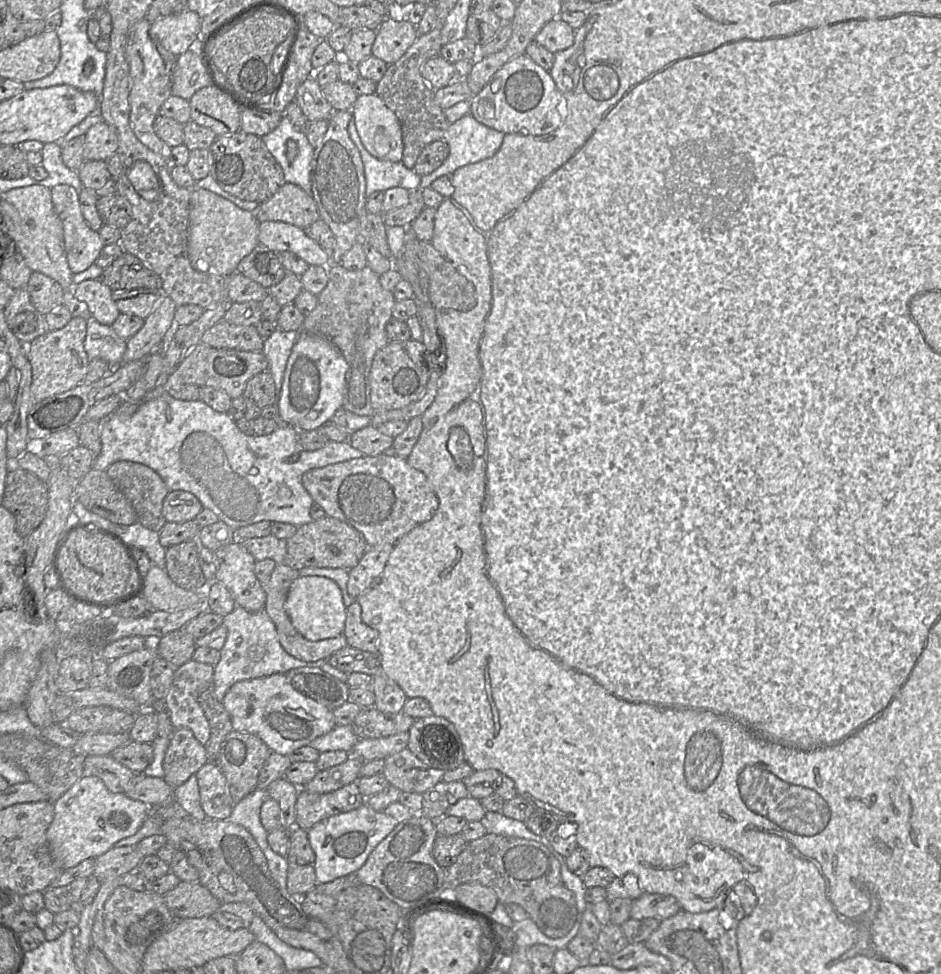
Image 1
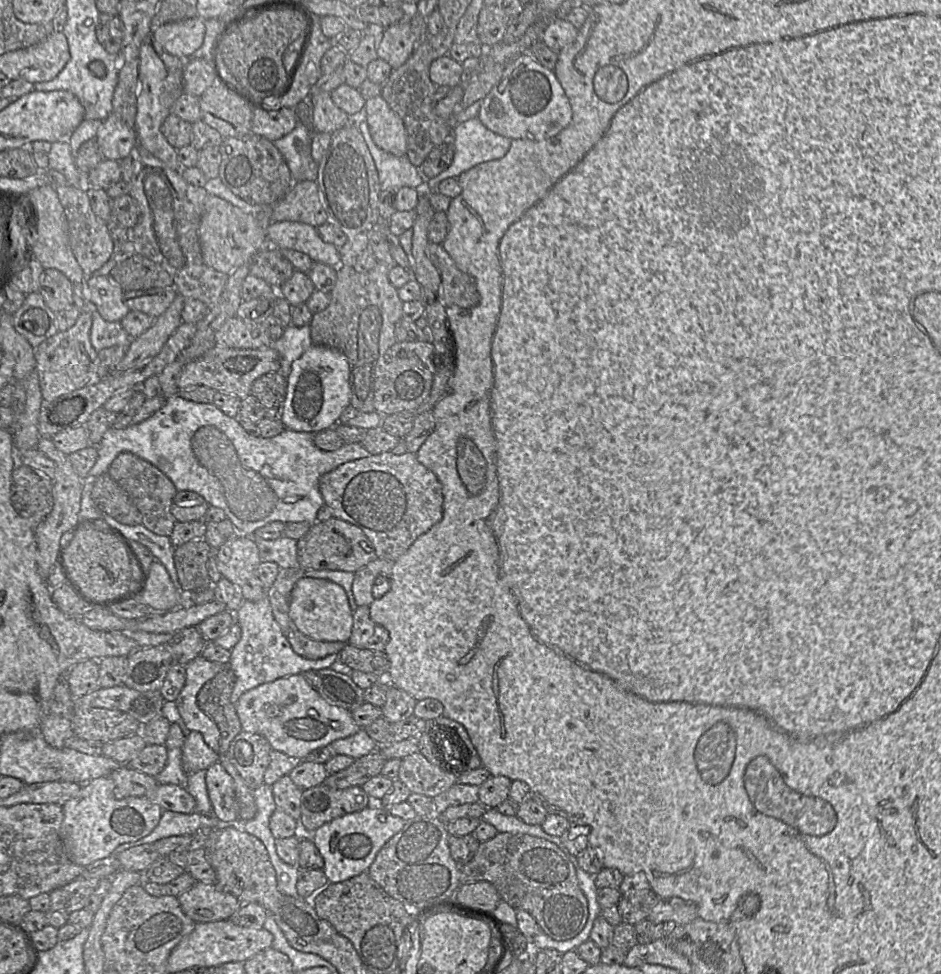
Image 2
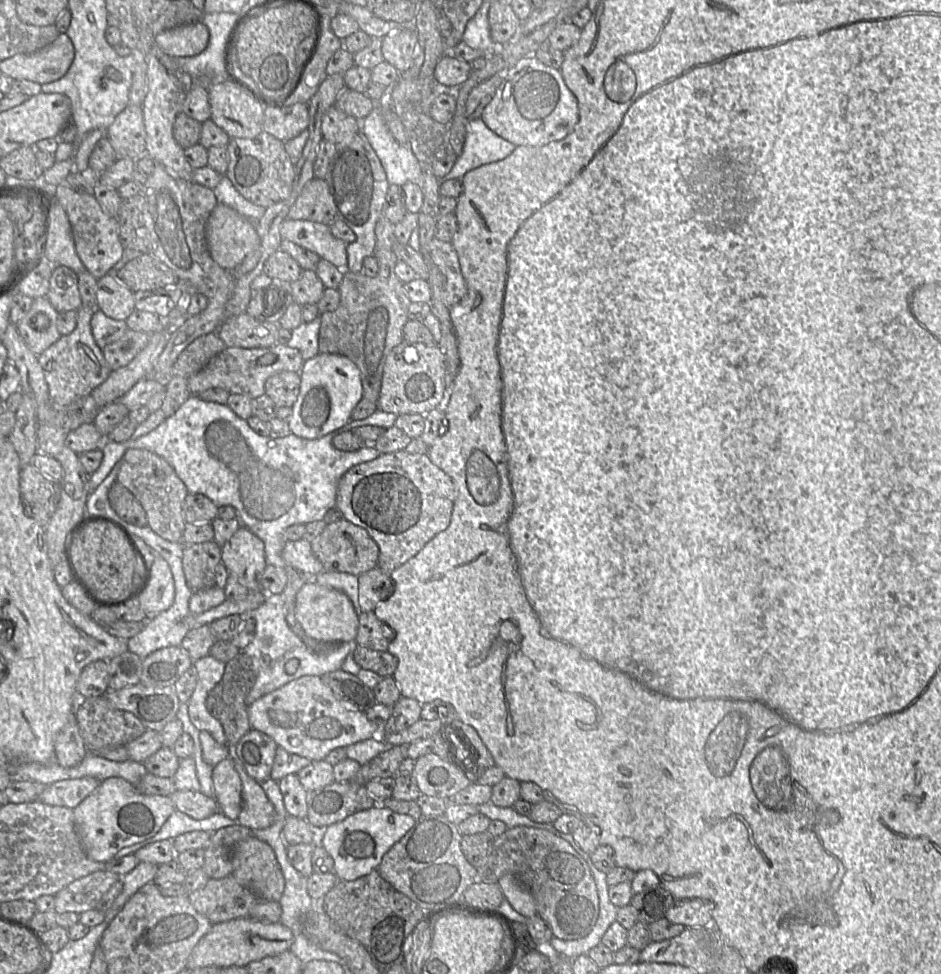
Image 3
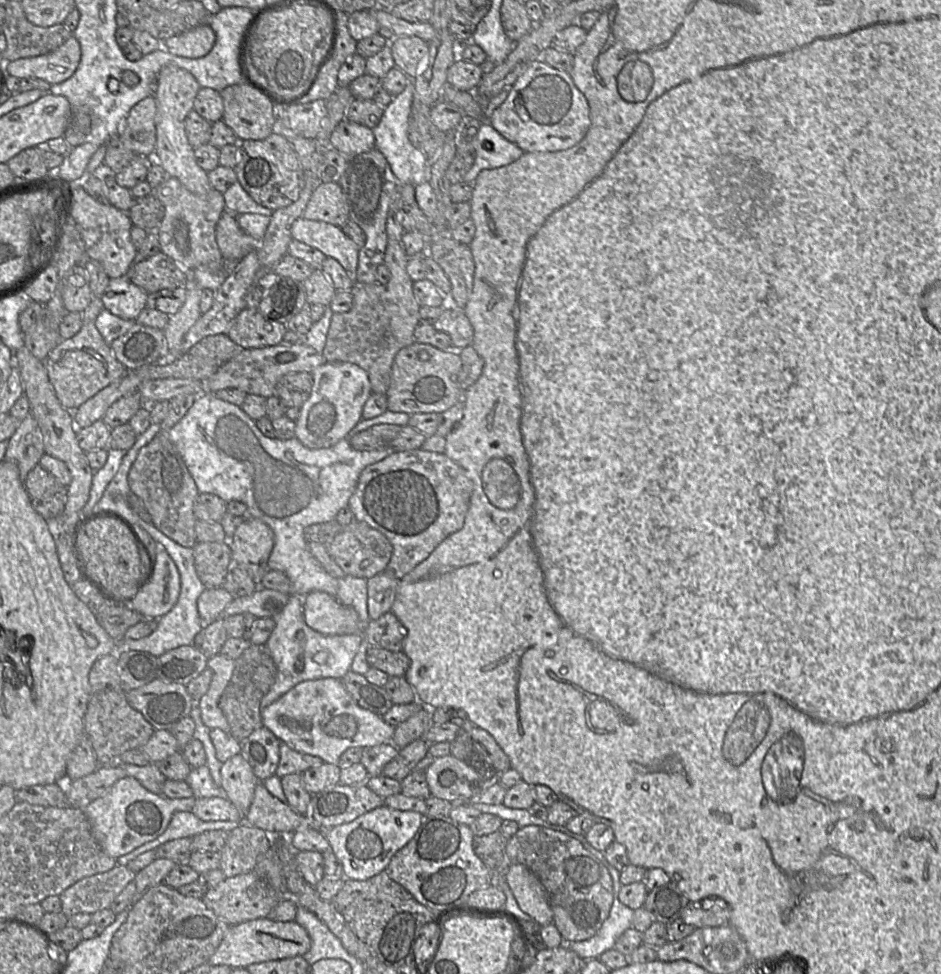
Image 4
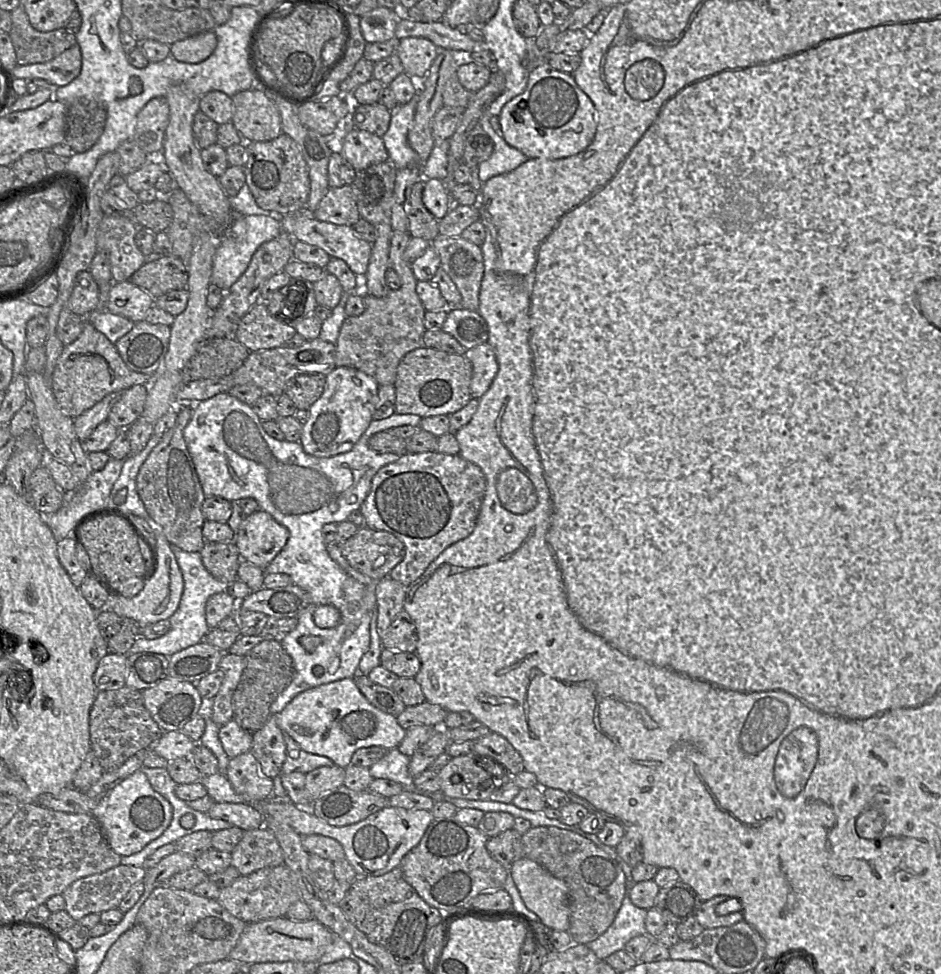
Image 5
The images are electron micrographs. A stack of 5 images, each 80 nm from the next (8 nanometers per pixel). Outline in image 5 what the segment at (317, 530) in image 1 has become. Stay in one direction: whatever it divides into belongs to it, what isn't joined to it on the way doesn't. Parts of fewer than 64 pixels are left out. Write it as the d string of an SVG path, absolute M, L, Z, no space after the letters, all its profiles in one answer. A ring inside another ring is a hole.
M367 526L341 543L340 551L352 568L374 580L388 577L405 555L404 544L397 537Z

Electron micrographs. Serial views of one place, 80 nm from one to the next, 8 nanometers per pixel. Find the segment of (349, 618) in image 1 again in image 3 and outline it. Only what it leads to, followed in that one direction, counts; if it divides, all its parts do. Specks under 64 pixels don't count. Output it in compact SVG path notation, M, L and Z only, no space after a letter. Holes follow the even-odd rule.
M373 611L359 614L359 625L355 643L377 651L387 651L395 637L394 630L379 620Z

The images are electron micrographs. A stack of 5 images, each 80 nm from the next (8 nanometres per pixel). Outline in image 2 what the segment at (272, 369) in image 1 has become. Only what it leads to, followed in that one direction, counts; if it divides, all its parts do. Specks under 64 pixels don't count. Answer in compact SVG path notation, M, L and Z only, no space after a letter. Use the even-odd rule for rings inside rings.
M289 325L284 328L282 336L268 345L280 355L281 366L277 372L287 379L293 361L297 360L312 345L309 325L301 327Z

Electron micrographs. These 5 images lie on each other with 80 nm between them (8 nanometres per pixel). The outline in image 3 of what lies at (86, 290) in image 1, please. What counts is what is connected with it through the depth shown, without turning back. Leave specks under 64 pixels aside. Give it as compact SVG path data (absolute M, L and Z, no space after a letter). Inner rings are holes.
M107 274L97 281L97 309L109 318L125 321L136 310L134 293Z

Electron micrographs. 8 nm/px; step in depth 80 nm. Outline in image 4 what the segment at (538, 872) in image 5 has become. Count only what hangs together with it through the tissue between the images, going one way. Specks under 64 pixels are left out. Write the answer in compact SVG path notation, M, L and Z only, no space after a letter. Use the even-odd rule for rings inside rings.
M512 864L506 874L506 881L523 912L540 925L553 923L547 892L534 873L523 864Z

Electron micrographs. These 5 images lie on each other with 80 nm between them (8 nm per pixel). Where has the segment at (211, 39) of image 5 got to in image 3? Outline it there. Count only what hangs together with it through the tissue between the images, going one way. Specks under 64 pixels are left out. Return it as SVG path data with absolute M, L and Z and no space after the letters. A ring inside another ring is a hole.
M202 21L179 25L155 35L154 42L169 56L195 56L207 47L209 30Z

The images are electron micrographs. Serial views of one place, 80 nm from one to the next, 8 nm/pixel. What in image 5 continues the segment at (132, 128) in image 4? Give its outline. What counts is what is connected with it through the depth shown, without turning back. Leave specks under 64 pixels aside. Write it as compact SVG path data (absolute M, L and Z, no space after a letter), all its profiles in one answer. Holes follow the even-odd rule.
M165 97L151 99L138 113L132 141L146 154L161 152L169 123Z

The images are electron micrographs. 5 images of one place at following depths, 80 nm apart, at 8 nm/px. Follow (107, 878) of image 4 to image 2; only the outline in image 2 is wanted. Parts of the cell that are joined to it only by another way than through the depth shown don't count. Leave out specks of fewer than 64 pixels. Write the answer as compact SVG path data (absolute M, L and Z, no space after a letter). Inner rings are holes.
M78 877L65 886L53 890L50 895L53 911L71 913L84 909L89 897L99 885L100 879Z

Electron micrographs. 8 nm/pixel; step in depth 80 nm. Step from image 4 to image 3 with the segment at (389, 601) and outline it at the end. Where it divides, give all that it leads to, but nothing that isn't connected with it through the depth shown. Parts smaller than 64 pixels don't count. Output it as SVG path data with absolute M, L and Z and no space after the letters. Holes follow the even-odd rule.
M379 566L358 575L359 605L362 612L373 611L381 601L381 594L387 592L385 585L390 584L390 576Z

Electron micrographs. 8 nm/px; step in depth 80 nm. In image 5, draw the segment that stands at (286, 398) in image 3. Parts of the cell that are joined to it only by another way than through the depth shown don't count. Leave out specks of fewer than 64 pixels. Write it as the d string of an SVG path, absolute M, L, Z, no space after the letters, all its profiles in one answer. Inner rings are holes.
M300 374L286 383L283 393L297 409L308 411L322 395L325 382L324 374Z

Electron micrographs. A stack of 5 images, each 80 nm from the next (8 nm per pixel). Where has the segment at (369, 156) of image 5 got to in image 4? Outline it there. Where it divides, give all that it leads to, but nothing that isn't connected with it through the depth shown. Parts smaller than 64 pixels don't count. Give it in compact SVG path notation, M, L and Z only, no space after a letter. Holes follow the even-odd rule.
M347 118L331 133L330 145L345 156L355 156L376 148L372 130Z

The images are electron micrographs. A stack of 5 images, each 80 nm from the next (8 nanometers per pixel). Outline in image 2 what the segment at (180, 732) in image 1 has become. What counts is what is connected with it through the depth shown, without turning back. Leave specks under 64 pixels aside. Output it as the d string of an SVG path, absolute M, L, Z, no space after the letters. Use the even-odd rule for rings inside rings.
M190 731L185 736L181 754L182 768L188 775L206 770L220 759L220 754L210 748L197 731Z

